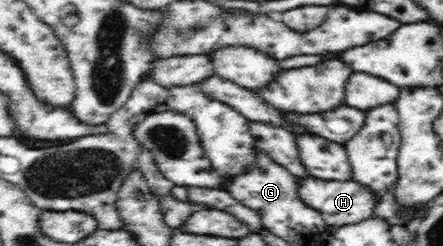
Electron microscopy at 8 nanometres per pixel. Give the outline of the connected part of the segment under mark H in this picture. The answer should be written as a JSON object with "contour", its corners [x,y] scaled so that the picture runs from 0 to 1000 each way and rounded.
{"contour":[[[698,715],[688,728],[673,724],[673,789],[688,837],[702,841],[725,878],[738,915],[783,915],[810,907],[828,886],[847,886],[851,801],[837,772],[795,732],[743,740]]]}

